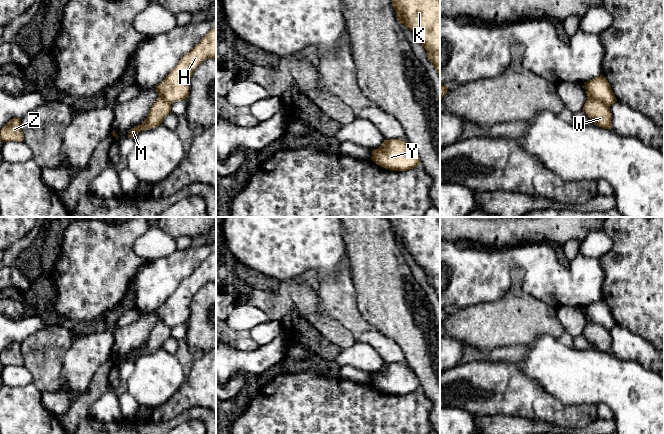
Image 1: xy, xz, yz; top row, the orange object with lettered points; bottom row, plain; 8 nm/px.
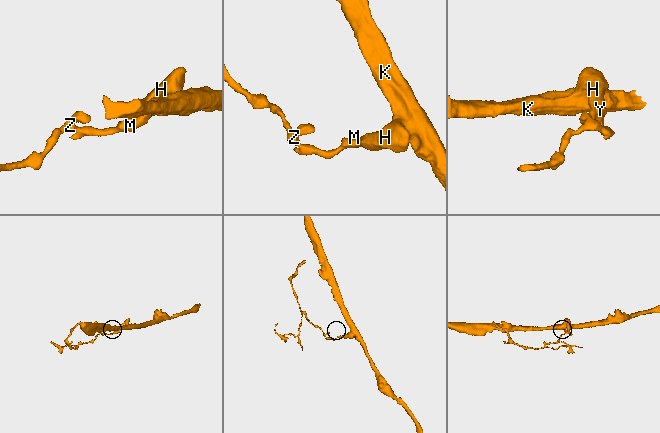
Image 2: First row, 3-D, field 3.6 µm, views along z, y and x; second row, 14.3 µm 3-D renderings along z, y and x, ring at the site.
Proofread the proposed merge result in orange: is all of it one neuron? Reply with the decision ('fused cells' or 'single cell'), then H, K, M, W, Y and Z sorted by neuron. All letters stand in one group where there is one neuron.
fused cells | H K Y / M W Z

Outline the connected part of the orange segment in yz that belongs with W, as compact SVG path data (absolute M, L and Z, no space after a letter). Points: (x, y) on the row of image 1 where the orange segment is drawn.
M587 99L582 110L595 125L604 129L611 129L612 113L610 107L597 100Z

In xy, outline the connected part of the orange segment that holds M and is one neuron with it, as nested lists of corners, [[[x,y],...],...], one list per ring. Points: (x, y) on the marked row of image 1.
[[[159,97],[149,110],[147,118],[144,122],[134,128],[132,128],[128,134],[128,137],[134,138],[140,131],[151,129],[162,124],[164,118],[171,113],[171,104],[165,99]]]

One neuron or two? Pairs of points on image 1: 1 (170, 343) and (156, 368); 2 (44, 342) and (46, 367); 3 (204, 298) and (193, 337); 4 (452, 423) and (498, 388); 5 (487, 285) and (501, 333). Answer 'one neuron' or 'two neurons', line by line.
1: two neurons
2: one neuron
3: one neuron
4: two neurons
5: two neurons

